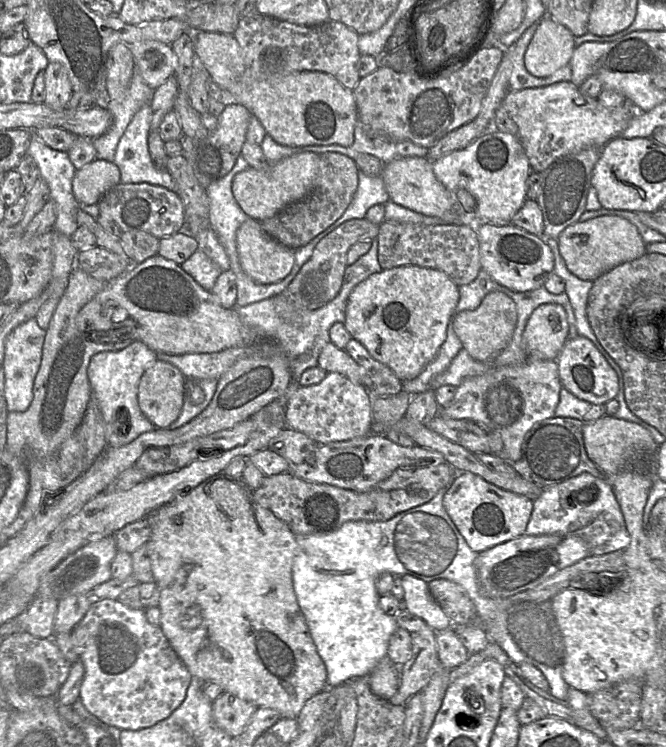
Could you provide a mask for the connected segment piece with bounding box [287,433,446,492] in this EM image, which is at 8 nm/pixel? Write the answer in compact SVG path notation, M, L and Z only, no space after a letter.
M369 433L346 441L320 444L313 462L292 465L287 473L313 483L365 492L399 468L437 466L445 461L443 455L437 451L418 445L403 447L388 440L384 434Z

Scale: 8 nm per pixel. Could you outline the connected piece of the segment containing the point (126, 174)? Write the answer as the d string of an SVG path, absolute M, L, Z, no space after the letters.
M143 106L135 113L123 136L121 137L114 156L113 163L120 170L120 183L135 184L149 183L162 186L171 191L175 191L176 184L167 169L155 167L148 148L148 135L150 133L151 107Z

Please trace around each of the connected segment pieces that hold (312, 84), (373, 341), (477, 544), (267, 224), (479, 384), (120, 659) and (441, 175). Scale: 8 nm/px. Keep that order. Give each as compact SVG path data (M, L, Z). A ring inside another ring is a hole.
M196 31L194 51L208 79L222 90L220 101L225 105L238 103L246 107L263 125L266 134L278 144L289 147L333 144L349 147L353 144L354 130L358 123L354 92L333 76L320 71L303 71L279 79L257 81L256 78L250 78L251 74L245 69L242 51L233 34Z
M413 265L385 269L370 275L352 290L347 300L344 326L351 337L359 341L374 359L388 366L401 381L410 380L416 378L435 358L444 343L447 336L448 322L454 314L459 300L458 290L458 286L444 272L439 270Z
M459 472L443 497L444 508L468 546L477 554L522 535L533 510L533 501L502 489L471 472Z
M336 152L322 153L320 172L309 194L273 217L261 221L263 231L293 250L307 245L343 215L357 190L358 174L359 169L350 157Z
M529 359L515 366L502 366L485 374L467 377L457 387L451 402L439 408L438 415L446 419L468 419L485 430L500 435L502 459L517 461L525 435L538 422L555 416L562 388L555 360Z
M92 599L85 615L72 629L71 640L85 668L79 699L103 723L119 730L149 728L167 718L183 702L192 675L160 626L148 622L144 609L130 608L117 599Z
M487 130L461 150L448 153L432 162L437 180L450 192L467 190L475 199L475 221L480 224L505 226L527 199L527 179L531 167L518 136L497 130Z

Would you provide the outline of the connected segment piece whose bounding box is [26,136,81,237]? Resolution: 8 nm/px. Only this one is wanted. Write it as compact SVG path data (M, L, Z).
M35 136L31 138L26 153L36 162L39 177L48 184L49 199L54 203L56 212L54 230L70 237L78 228L76 214L81 208L72 191L72 180L77 170L71 163L67 152L52 149Z

